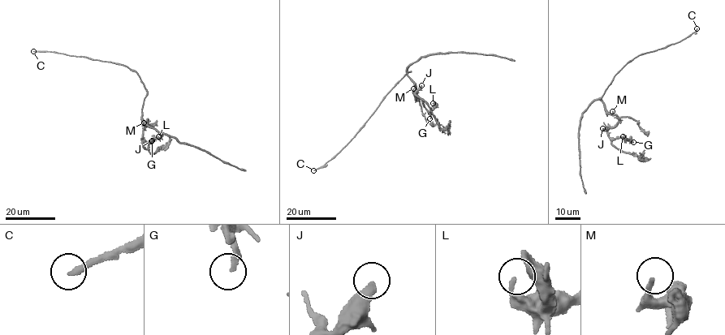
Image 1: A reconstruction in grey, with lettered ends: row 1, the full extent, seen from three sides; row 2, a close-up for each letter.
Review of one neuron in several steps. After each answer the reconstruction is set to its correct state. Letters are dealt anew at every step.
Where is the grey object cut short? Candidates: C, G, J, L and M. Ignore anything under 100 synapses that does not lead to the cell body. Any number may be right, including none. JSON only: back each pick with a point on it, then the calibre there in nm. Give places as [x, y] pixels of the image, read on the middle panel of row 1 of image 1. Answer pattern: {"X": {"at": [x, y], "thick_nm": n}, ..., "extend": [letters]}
{"C": {"at": [313, 170], "thick_nm": 180}, "extend": ["C"]}

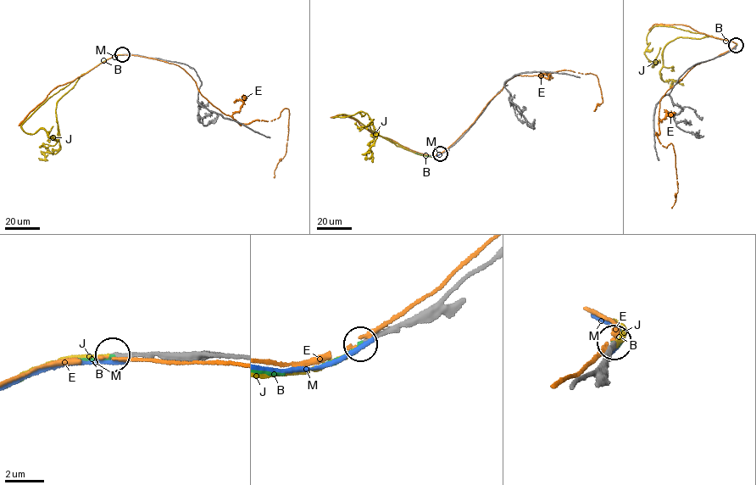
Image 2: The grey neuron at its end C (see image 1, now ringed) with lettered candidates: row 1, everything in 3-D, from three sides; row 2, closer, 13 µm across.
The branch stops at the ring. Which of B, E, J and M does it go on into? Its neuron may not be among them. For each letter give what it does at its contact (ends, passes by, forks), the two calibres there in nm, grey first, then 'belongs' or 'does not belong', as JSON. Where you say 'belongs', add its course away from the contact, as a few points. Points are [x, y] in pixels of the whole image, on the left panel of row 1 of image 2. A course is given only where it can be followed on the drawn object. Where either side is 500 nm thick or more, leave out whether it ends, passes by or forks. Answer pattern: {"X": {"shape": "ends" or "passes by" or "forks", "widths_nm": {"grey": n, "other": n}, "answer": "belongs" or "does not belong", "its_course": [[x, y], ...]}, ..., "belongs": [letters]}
{"B": {"shape": "ends", "widths_nm": {"grey": 200, "other": 150}, "answer": "does not belong"}, "E": {"shape": "passes by", "widths_nm": {"grey": 280, "other": 170}, "answer": "does not belong"}, "J": {"shape": "ends", "widths_nm": {"grey": 200, "other": 190}, "answer": "belongs", "its_course": [[122, 54], [77, 78], [23, 123], [26, 133], [43, 129], [57, 140], [40, 147]]}, "M": {"shape": "ends", "widths_nm": {"grey": 240, "other": 240}, "answer": "does not belong"}, "belongs": ["J"]}

